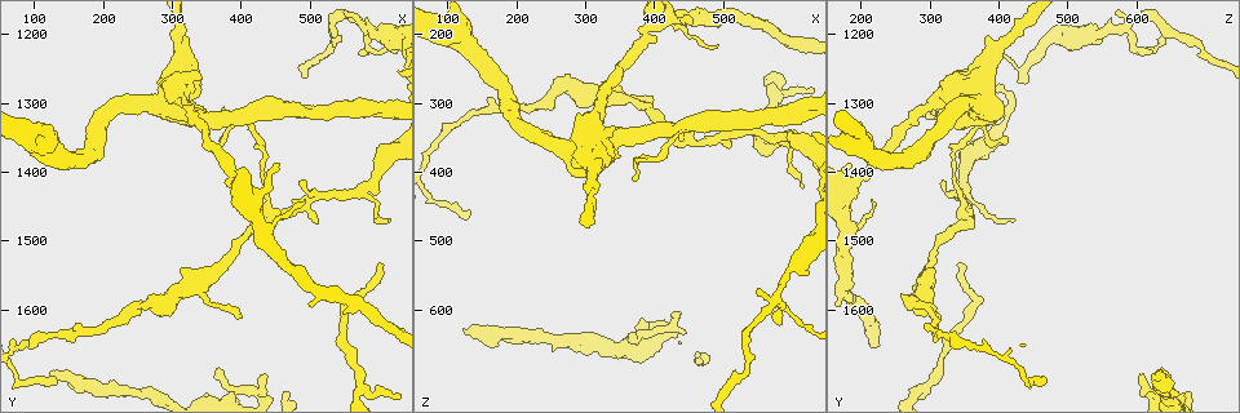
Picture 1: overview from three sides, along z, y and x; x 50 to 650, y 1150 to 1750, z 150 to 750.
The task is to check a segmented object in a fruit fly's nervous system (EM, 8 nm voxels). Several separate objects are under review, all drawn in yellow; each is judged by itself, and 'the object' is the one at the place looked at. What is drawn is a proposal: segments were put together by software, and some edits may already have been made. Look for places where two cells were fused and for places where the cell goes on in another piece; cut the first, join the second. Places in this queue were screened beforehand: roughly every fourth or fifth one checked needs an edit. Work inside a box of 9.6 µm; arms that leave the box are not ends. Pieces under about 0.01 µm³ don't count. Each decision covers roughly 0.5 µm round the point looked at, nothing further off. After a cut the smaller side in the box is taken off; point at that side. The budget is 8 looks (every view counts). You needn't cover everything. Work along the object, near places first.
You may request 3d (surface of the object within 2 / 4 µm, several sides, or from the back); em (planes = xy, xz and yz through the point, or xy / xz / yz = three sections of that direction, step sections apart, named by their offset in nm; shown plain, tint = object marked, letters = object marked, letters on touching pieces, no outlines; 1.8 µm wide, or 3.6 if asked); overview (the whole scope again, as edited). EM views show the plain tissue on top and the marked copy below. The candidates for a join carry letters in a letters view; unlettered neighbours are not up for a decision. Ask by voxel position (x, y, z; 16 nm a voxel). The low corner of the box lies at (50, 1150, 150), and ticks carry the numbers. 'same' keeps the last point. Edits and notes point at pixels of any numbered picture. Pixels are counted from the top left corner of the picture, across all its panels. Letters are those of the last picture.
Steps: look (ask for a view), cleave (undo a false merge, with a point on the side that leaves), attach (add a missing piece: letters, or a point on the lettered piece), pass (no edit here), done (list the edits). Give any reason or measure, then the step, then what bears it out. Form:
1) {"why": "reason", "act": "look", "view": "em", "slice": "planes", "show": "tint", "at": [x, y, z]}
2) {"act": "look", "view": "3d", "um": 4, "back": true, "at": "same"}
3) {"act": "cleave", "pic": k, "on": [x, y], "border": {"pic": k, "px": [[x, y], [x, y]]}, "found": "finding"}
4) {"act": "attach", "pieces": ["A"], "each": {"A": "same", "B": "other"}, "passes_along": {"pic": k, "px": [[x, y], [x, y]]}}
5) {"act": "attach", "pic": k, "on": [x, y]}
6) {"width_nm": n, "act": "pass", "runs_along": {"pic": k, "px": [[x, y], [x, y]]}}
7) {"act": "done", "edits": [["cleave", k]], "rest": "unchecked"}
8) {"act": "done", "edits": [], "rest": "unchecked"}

{"why": "end of a long branch", "act": "look", "view": "3d", "um": 2, "at": [125, 1690, 630]}

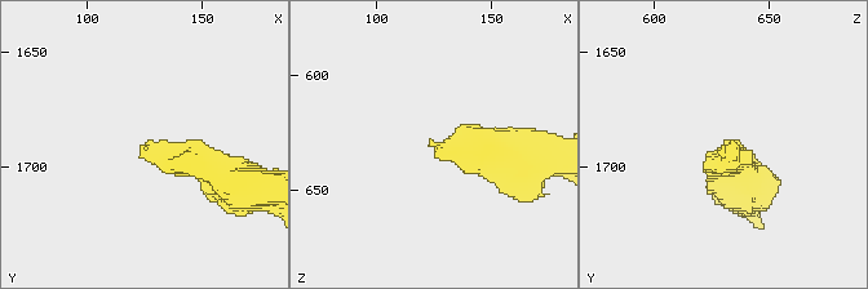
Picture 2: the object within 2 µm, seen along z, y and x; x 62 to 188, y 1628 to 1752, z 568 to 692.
{"why": "need the tissue", "act": "look", "view": "em", "slice": "planes", "show": "letters", "at": [123, 1691, 629]}

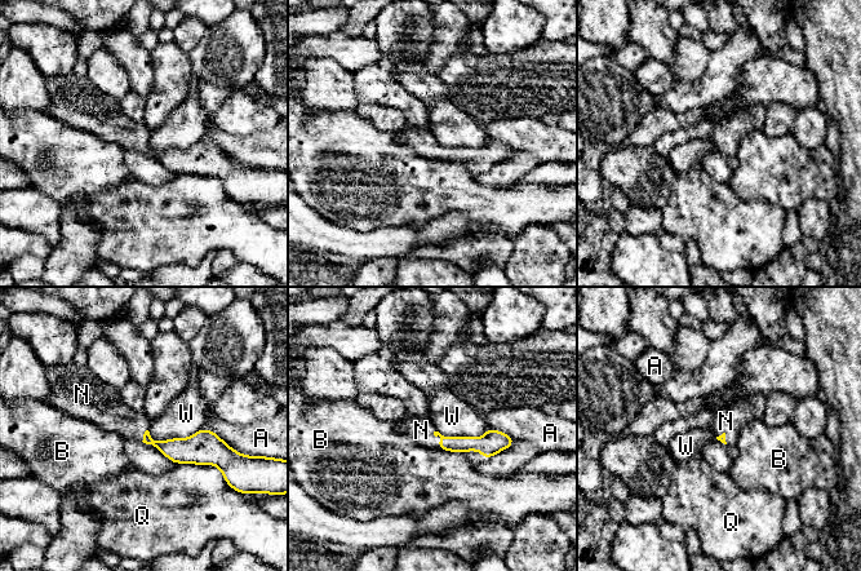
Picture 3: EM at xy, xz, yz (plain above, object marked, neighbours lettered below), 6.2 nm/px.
{"longest_contact_nm": ["W", 360], "act": "attach", "pieces": ["N"], "each": {"A": "other", "B": "other", "N": "same", "Q": "other", "W": "other"}, "passes_along": {"pic": 3, "px": [[461, 445], [440, 438], [421, 430]]}, "found": "it goes on there"}

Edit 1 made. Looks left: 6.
{"act": "look", "view": "em", "um": 3.6, "slice": "yz", "step": 8, "show": "tint", "at": [130, 1700, 465]}

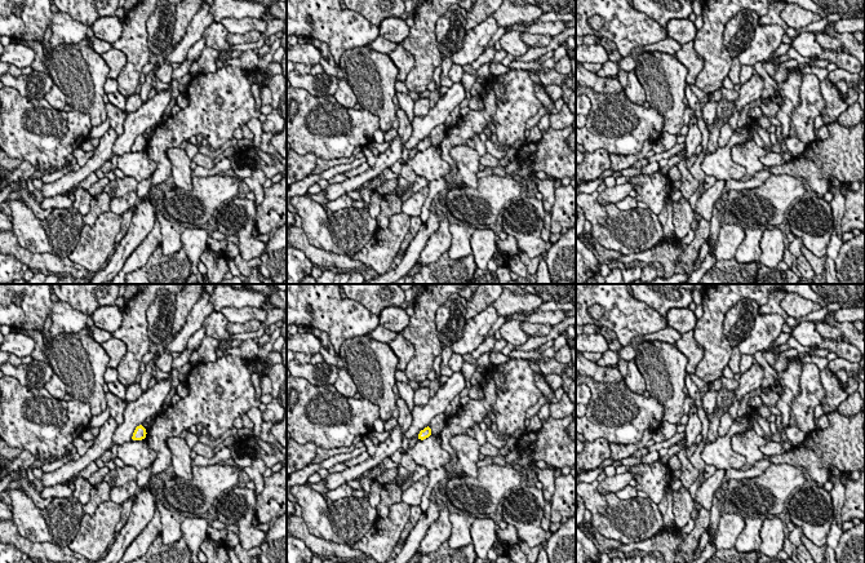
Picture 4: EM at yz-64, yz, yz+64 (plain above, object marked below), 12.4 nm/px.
{"act": "look", "view": "em", "um": 3.6, "slice": "planes", "show": "letters", "at": "same"}

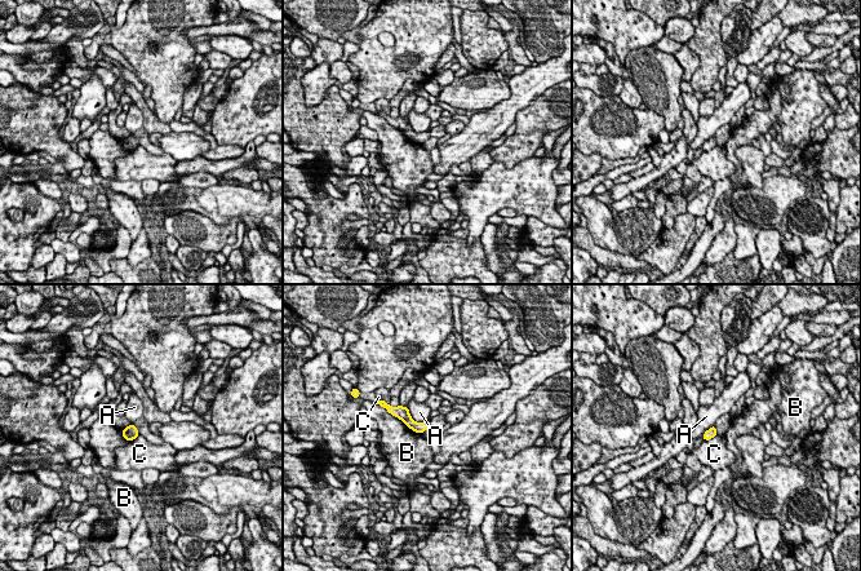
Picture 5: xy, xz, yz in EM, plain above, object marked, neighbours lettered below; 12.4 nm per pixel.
{"act": "pass", "each": {"A": "other", "B": "other", "C": "other"}, "border": {"pic": 5, "px": [[407, 407], [416, 421], [429, 420]]}, "found": "no lettered piece goes on from it"}

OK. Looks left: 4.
{"why": "an open end", "act": "look", "view": "3d", "um": 2, "at": [605, 1535, 340]}

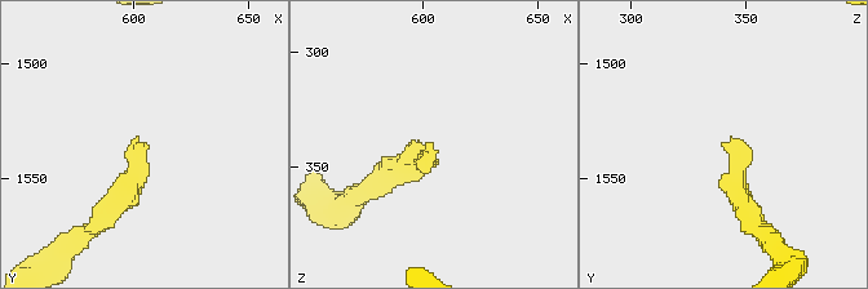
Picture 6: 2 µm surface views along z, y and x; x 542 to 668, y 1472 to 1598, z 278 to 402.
{"act": "look", "view": "em", "slice": "planes", "show": "letters", "at": [601, 1535, 341]}

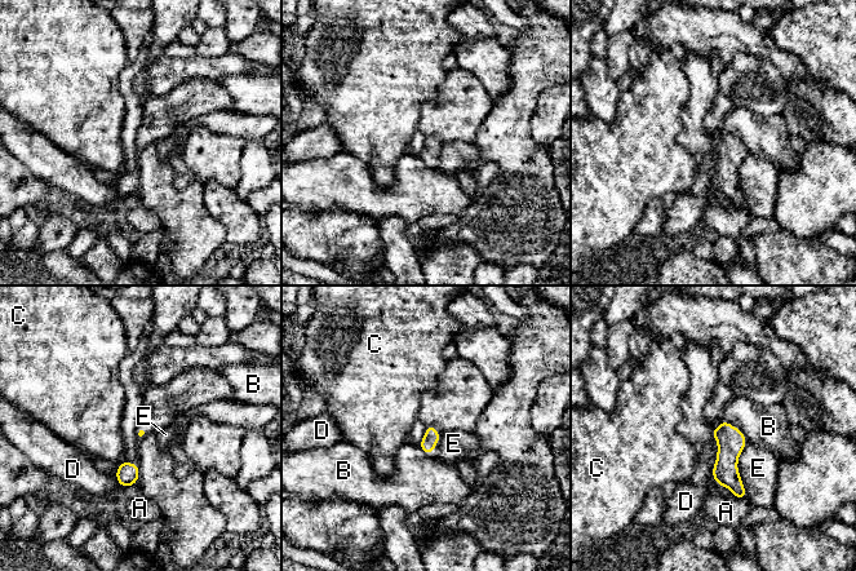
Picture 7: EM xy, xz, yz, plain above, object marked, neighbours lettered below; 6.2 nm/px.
{"act": "pass", "each": {"A": "other", "B": "other", "C": "other", "D": "other", "E": "other"}, "border": {"pic": 7, "px": [[417, 445], [428, 456]]}, "found": "none of them fits"}

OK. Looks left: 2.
{"act": "done", "edits": [["attach", 3]], "rest": "unchecked"}

